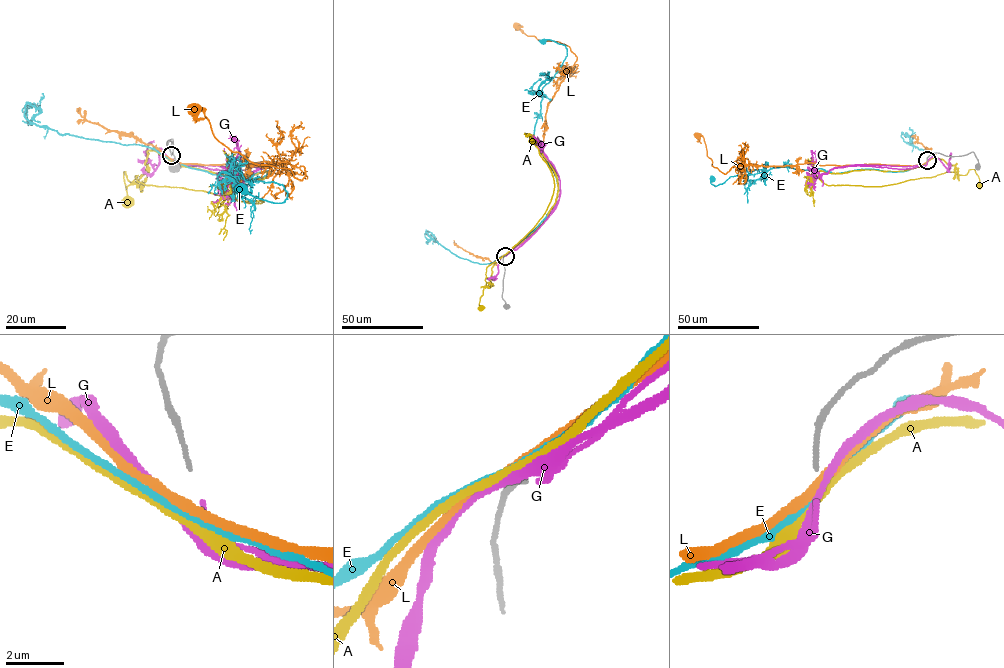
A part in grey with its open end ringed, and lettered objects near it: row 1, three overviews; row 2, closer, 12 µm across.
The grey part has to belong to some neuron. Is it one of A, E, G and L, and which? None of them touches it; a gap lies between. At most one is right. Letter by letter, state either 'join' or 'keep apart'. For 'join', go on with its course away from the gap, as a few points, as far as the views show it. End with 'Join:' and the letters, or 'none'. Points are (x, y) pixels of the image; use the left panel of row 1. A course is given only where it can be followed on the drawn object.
A: keep apart
E: keep apart
G: join | via (169, 157), (189, 165), (273, 165), (260, 167), (239, 181), (239, 149), (231, 140), (234, 137)
L: keep apart
Join: G

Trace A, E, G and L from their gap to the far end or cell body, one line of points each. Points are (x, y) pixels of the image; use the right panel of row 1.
A: (926, 162), (932, 158), (943, 159), (954, 165), (958, 175), (965, 175), (974, 169), (979, 184)
E: (926, 162), (898, 171), (773, 167), (731, 176), (716, 186), (712, 178)
G: (927, 162), (919, 166), (835, 167), (820, 174), (813, 152), (815, 151)
L: (926, 162), (912, 165), (742, 164), (733, 166), (723, 173), (712, 165), (703, 137), (697, 135)

